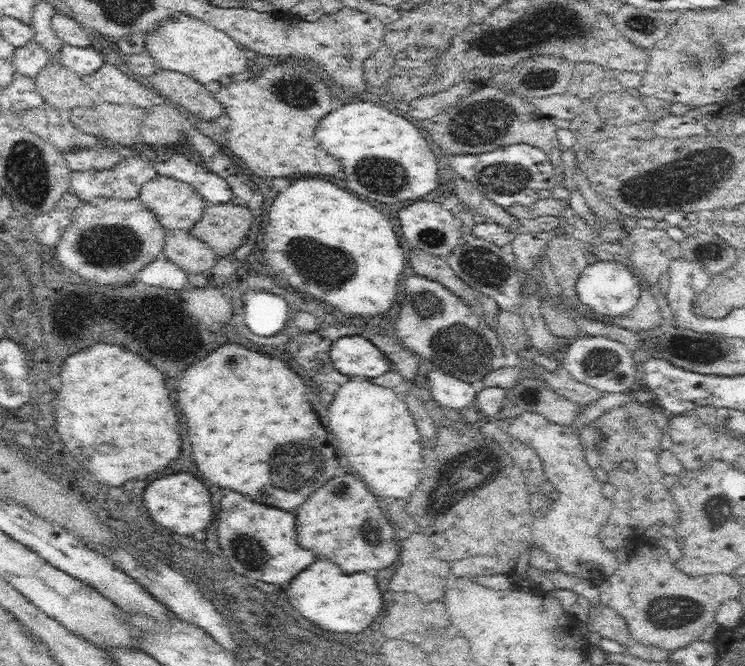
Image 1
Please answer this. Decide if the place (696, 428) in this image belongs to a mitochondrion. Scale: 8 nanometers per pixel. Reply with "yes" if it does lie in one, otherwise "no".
no

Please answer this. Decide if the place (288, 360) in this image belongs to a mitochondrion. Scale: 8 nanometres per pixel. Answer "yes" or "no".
no

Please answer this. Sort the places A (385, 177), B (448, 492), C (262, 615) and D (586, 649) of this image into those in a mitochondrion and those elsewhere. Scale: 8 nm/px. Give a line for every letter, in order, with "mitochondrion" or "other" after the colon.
A: mitochondrion
B: mitochondrion
C: mitochondrion
D: other

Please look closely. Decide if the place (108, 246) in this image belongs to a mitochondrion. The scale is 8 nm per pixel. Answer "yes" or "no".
yes

